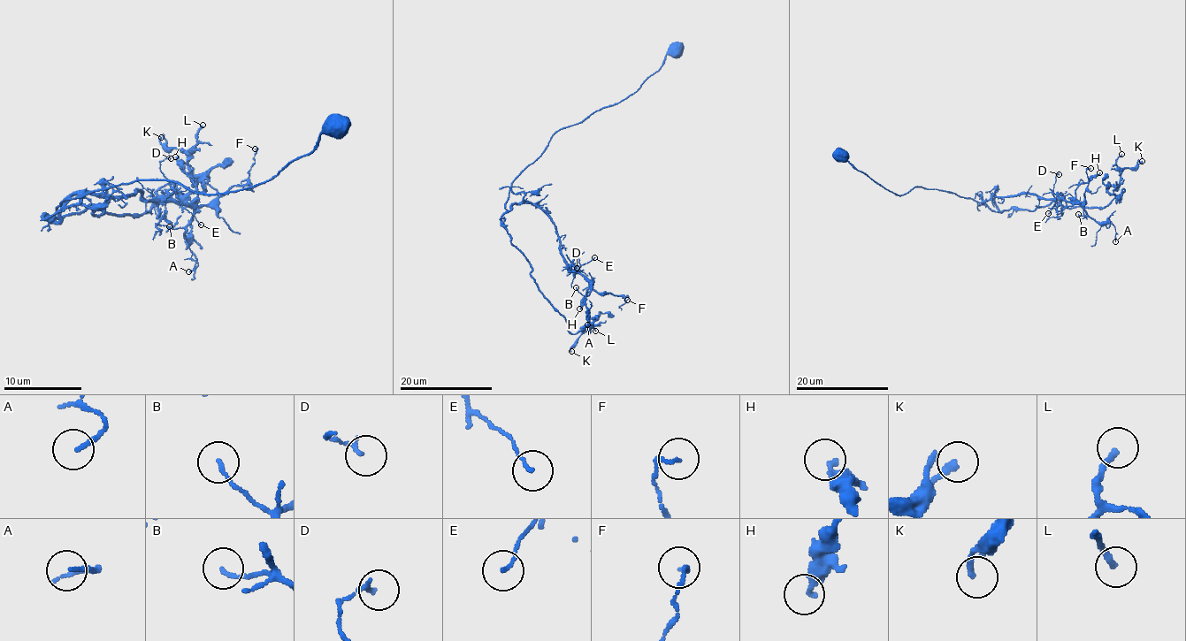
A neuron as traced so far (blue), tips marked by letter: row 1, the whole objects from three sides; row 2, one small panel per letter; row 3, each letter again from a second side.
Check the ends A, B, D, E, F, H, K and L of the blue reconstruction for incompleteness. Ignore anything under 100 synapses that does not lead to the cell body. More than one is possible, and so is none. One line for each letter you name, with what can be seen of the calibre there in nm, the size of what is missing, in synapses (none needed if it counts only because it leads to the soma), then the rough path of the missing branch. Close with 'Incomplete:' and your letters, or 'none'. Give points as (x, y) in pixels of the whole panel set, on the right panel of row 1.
Incomplete: none

